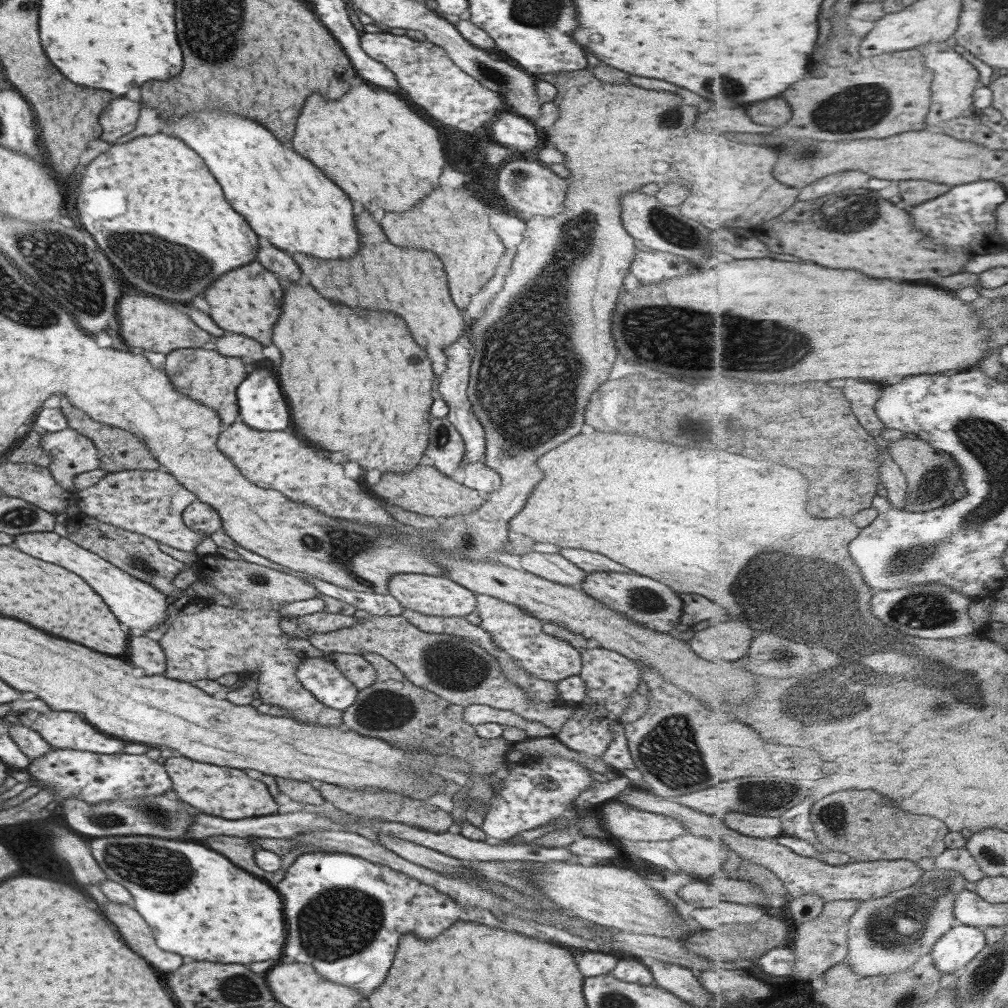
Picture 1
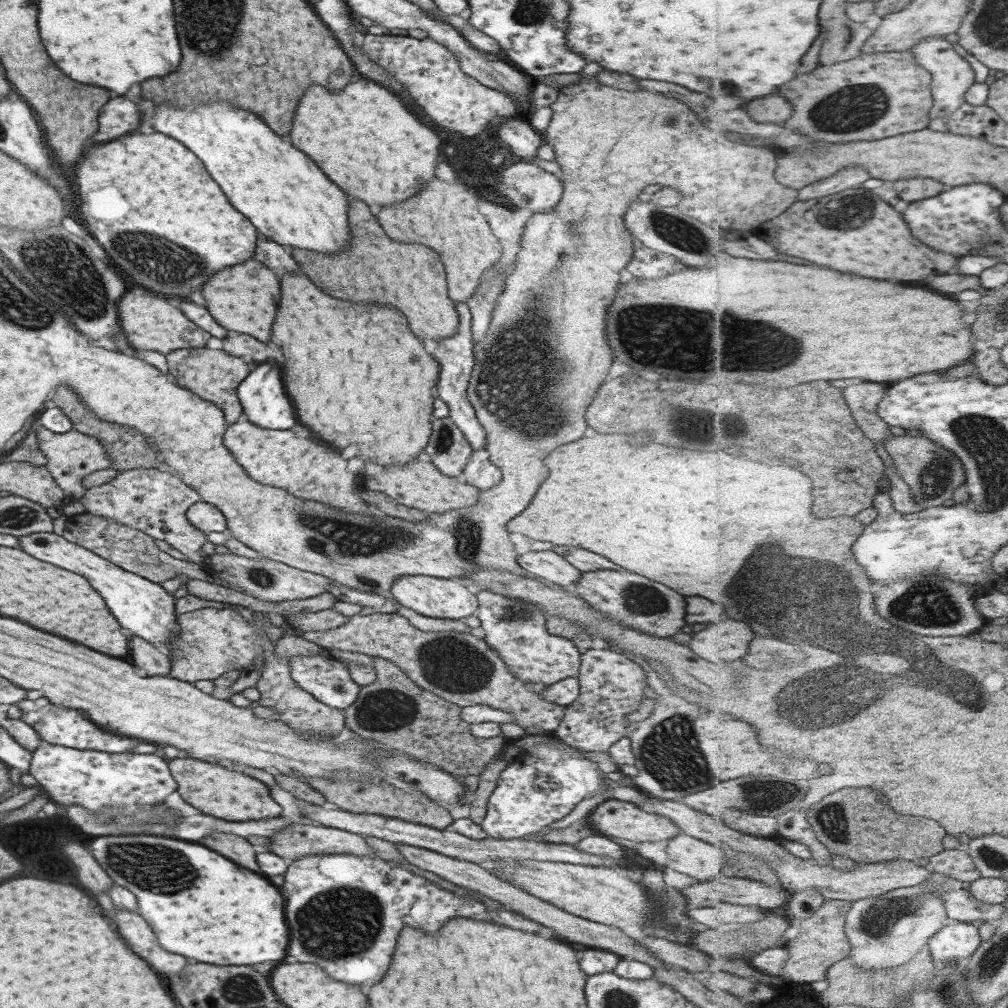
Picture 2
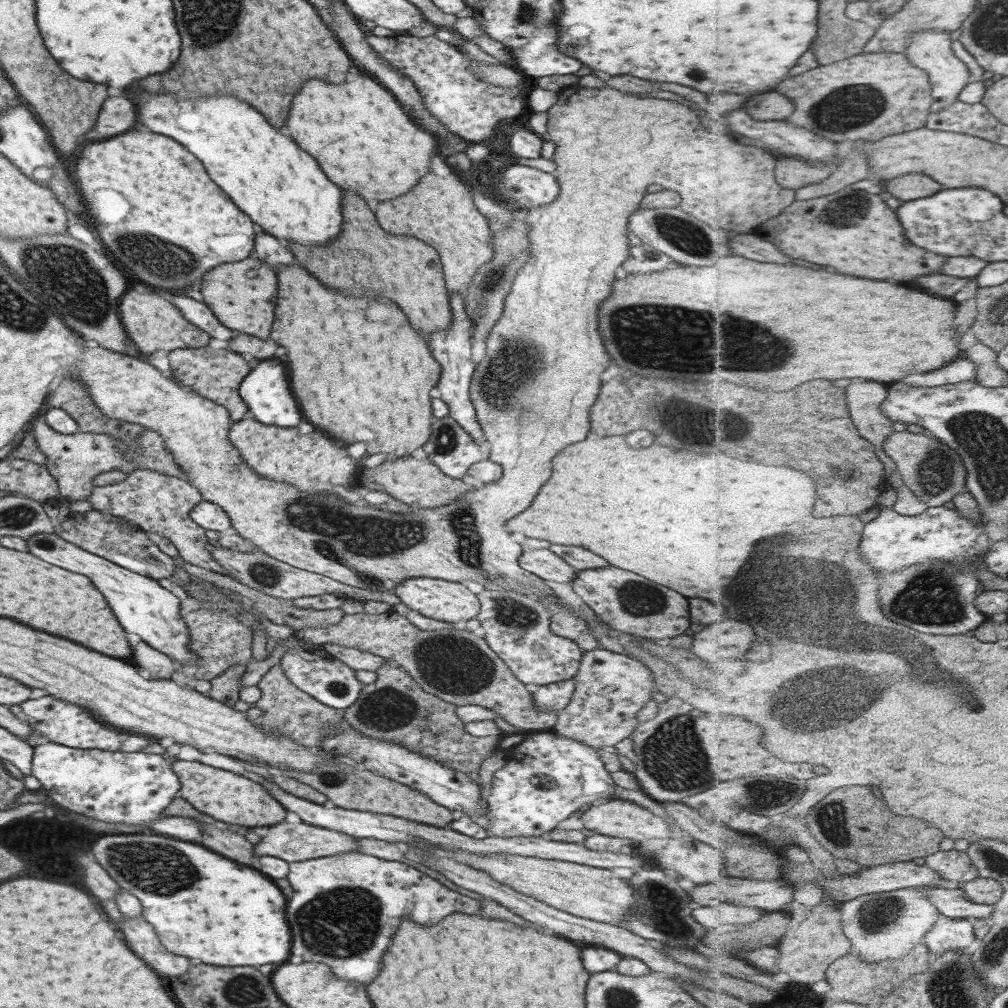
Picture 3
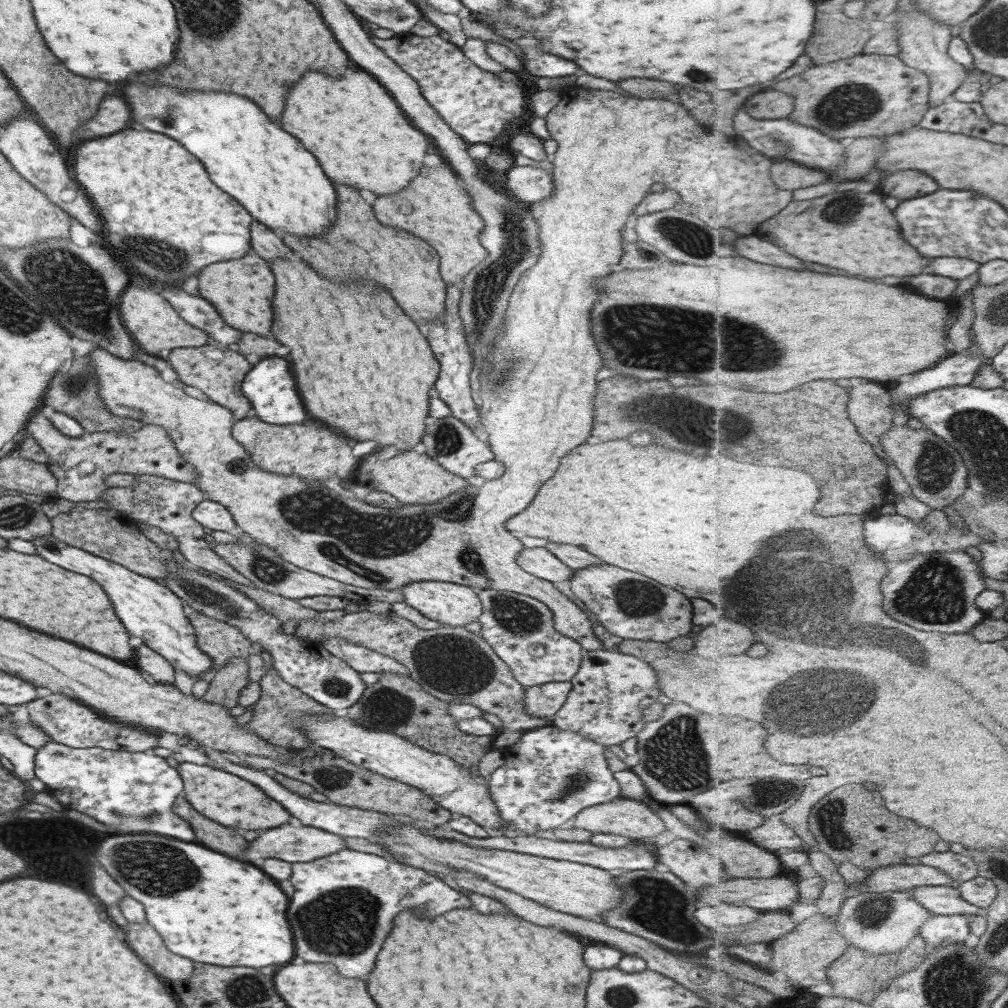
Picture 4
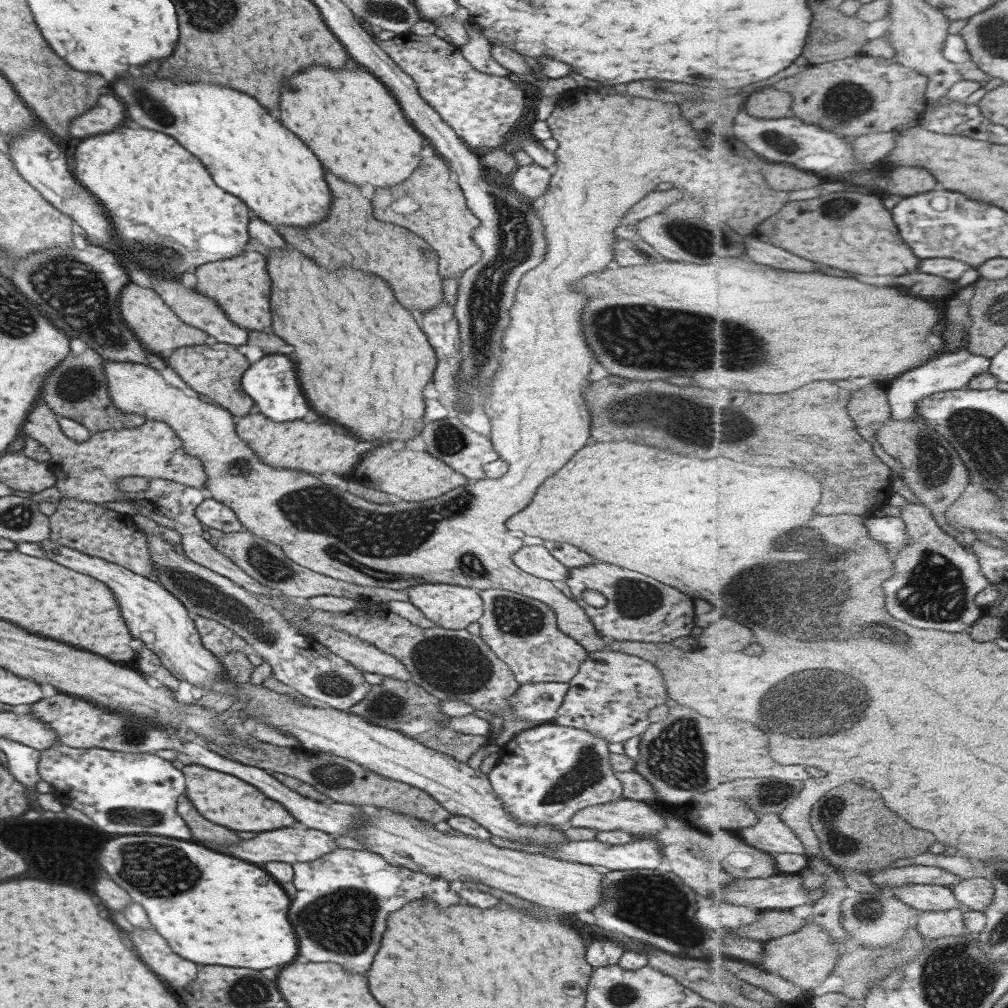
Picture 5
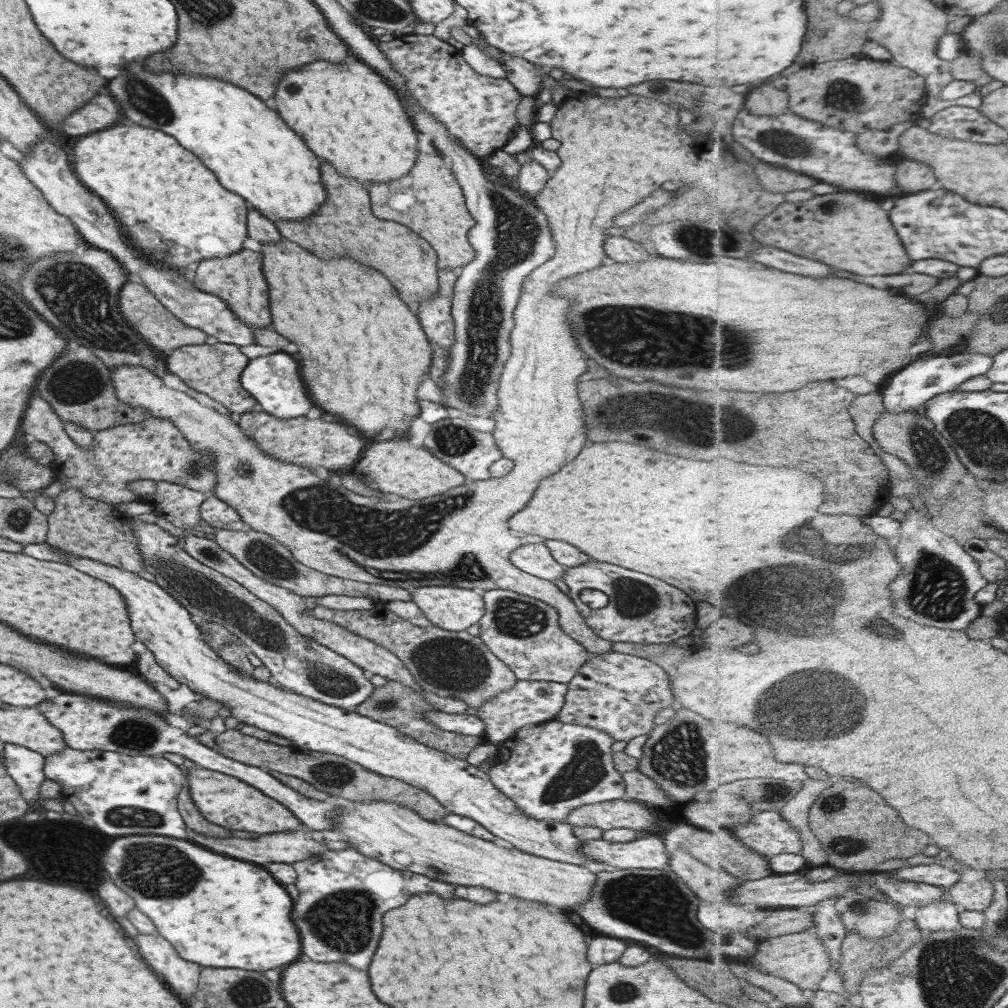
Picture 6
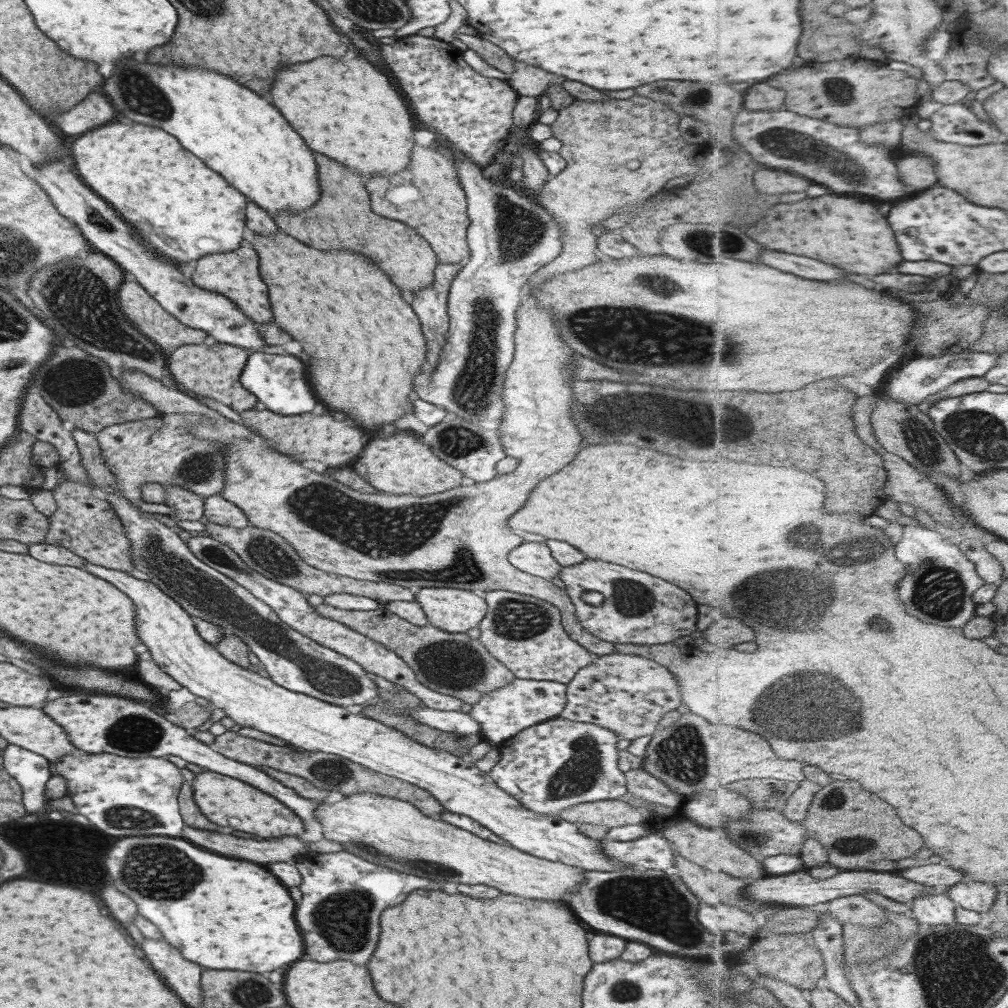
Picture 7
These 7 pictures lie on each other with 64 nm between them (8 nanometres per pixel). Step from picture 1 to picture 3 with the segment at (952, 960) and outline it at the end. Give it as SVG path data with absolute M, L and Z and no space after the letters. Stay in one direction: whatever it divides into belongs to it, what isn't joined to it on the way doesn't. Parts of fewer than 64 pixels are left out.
M941 915L939 921L933 925L933 929L929 929L929 933L925 935L925 945L931 956L936 956L951 949L965 951L975 937L977 938L976 930L971 919L953 919Z

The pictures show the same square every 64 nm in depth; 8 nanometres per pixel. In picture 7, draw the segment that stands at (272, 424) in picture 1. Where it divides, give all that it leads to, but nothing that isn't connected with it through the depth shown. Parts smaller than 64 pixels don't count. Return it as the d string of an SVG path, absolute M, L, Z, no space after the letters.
M255 352L249 354L245 368L241 370L239 376L241 386L265 404L267 410L283 416L293 416L301 412L311 412L313 406L317 404L315 394L311 392L305 376L305 366L293 358L293 356L279 356L279 354L263 354Z

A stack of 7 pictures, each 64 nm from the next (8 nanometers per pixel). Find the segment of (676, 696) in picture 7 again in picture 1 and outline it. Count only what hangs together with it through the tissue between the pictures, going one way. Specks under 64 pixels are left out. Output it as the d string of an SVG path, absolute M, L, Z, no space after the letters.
M601 647L583 648L579 650L580 653L580 671L579 676L583 680L582 684L585 686L584 700L579 704L572 705L573 714L571 718L558 729L554 737L561 742L566 748L575 750L576 752L583 752L586 755L601 756L608 748L611 742L613 733L609 726L613 727L623 721L626 707L630 704L632 695L636 692L636 688L641 679L642 670L634 661L627 657L609 649Z

